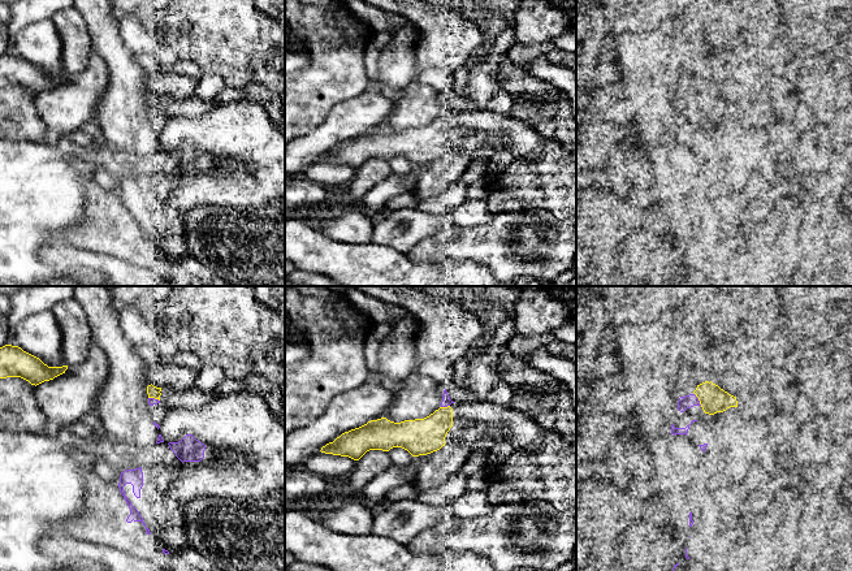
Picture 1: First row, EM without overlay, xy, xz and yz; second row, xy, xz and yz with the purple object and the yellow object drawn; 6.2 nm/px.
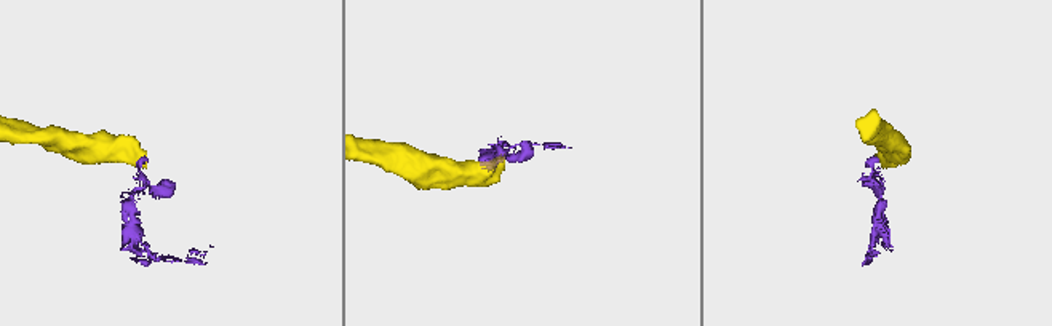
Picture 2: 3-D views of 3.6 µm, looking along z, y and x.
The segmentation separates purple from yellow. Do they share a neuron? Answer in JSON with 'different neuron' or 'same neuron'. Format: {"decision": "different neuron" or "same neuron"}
{"decision": "different neuron"}

